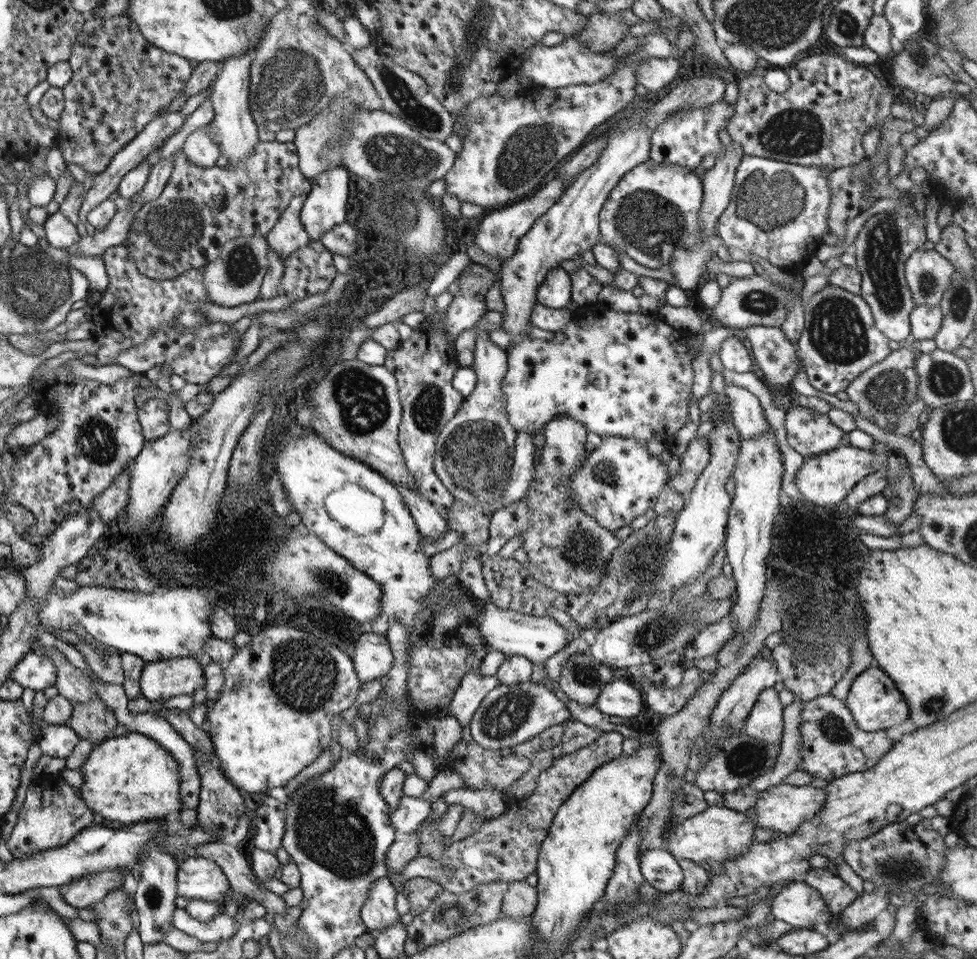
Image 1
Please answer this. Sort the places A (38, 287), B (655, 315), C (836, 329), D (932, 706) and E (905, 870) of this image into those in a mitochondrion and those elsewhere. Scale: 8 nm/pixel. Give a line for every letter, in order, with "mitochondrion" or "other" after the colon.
A: mitochondrion
B: other
C: mitochondrion
D: mitochondrion
E: mitochondrion

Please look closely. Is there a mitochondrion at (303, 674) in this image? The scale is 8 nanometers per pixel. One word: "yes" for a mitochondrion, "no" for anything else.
yes

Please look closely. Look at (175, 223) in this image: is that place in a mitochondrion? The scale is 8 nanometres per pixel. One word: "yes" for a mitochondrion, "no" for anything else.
yes

